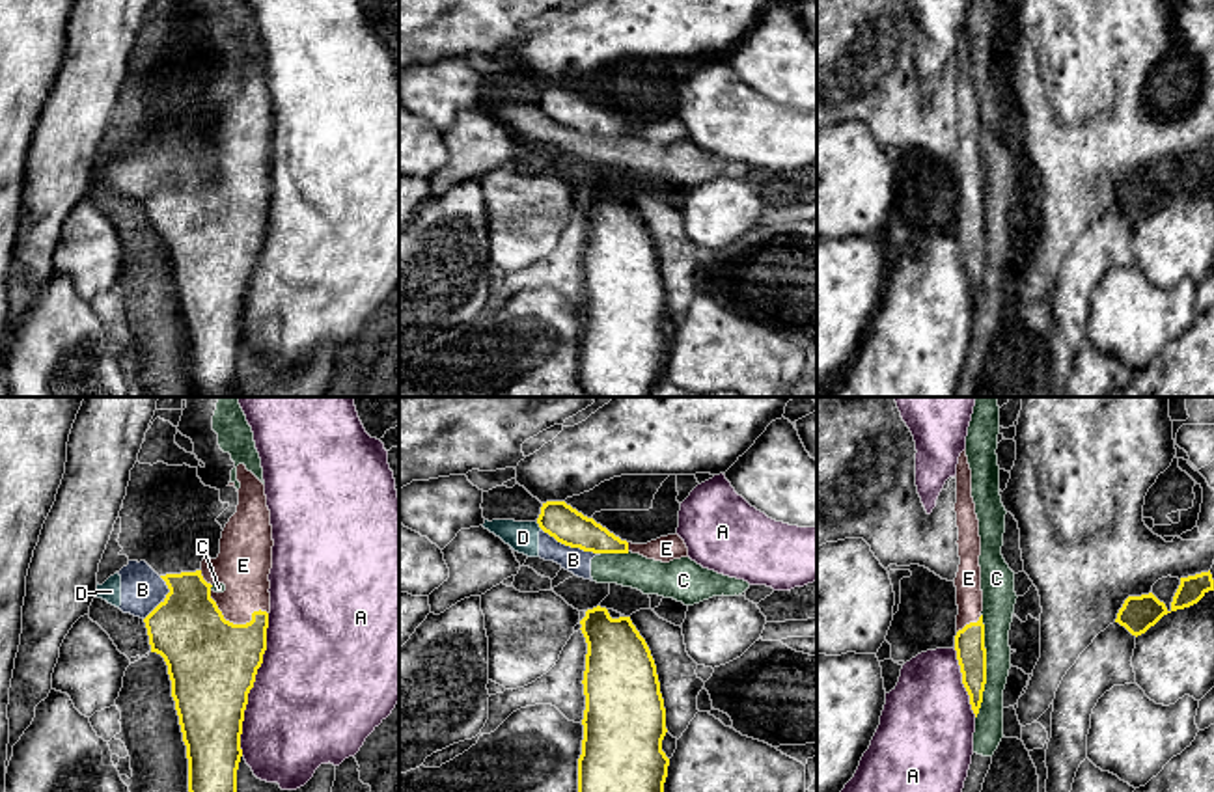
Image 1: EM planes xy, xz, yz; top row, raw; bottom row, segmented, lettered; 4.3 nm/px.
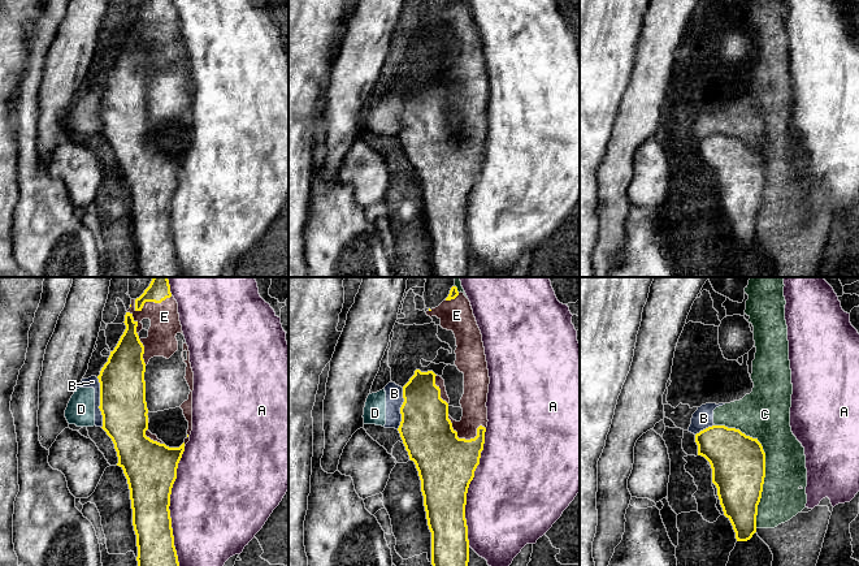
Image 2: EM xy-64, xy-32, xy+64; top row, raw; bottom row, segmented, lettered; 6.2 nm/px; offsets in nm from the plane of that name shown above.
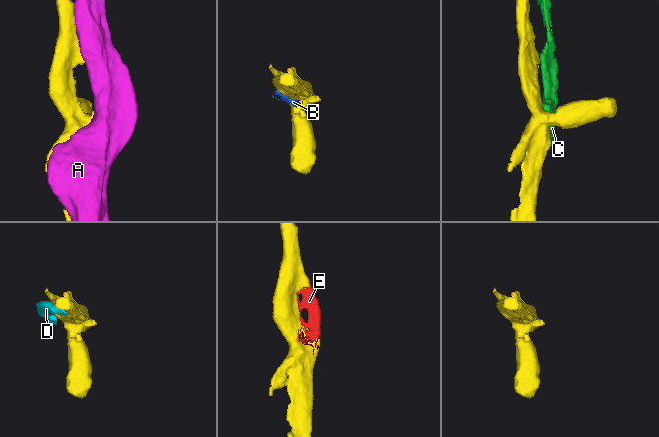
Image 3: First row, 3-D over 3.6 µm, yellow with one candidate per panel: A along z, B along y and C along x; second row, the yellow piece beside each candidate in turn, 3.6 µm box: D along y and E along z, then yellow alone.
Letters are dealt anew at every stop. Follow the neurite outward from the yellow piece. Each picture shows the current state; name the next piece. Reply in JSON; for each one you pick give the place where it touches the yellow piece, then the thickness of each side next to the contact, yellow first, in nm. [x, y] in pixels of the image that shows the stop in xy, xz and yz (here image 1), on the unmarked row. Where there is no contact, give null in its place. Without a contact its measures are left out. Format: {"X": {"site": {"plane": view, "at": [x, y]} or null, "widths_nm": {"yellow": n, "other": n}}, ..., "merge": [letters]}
{"E": {"site": {"plane": "xy", "at": [235, 207]}, "widths_nm": {"yellow": 380, "other": 220}}, "merge": ["E"]}

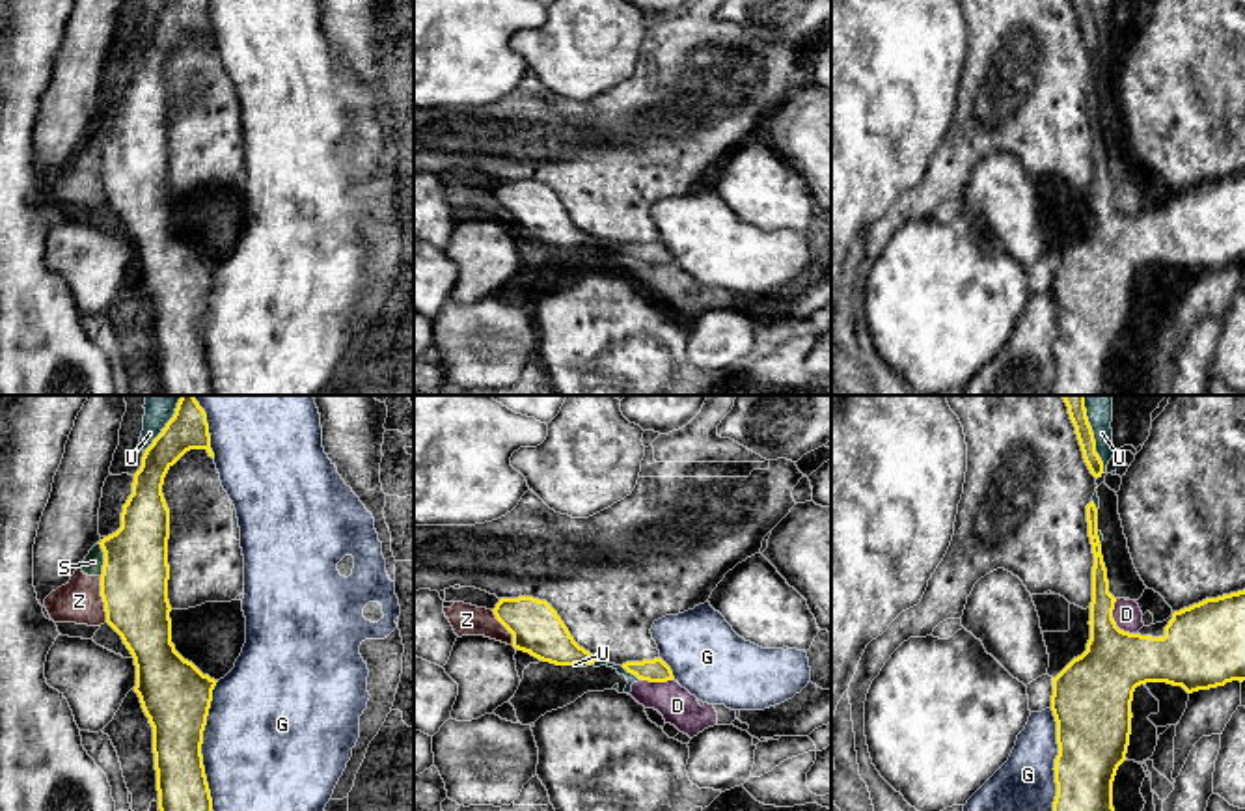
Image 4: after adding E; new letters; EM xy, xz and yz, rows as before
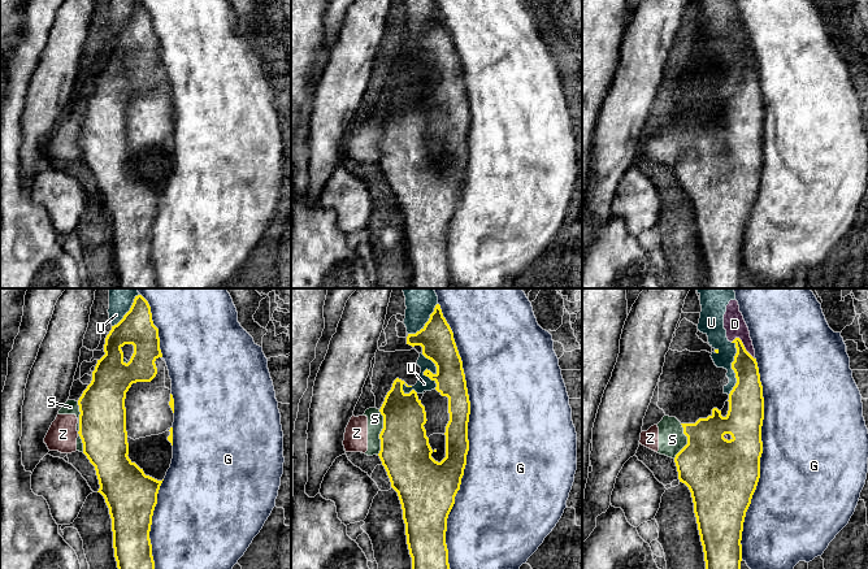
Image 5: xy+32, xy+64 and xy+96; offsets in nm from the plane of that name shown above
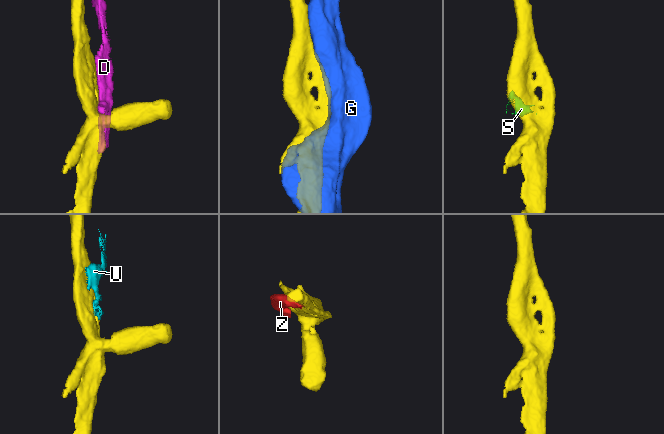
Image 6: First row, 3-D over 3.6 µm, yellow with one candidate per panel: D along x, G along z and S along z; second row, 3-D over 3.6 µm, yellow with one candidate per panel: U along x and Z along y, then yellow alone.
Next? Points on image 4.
{"merge": []}

